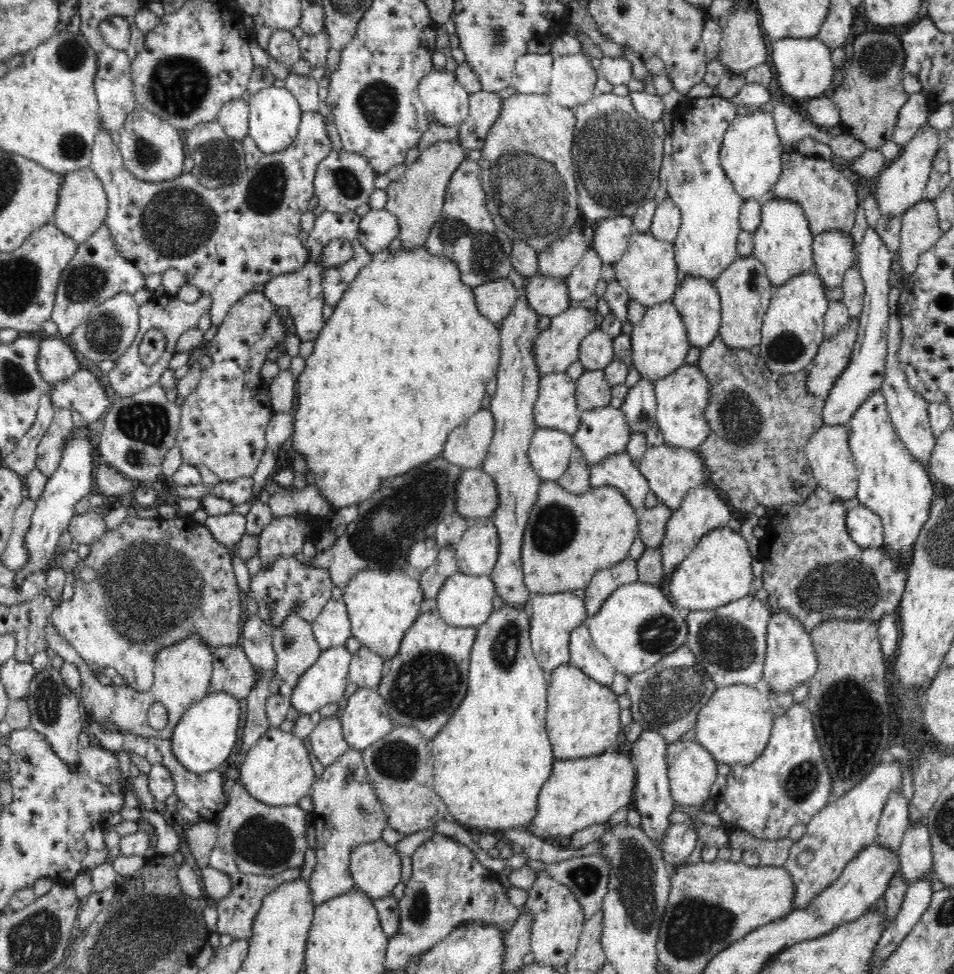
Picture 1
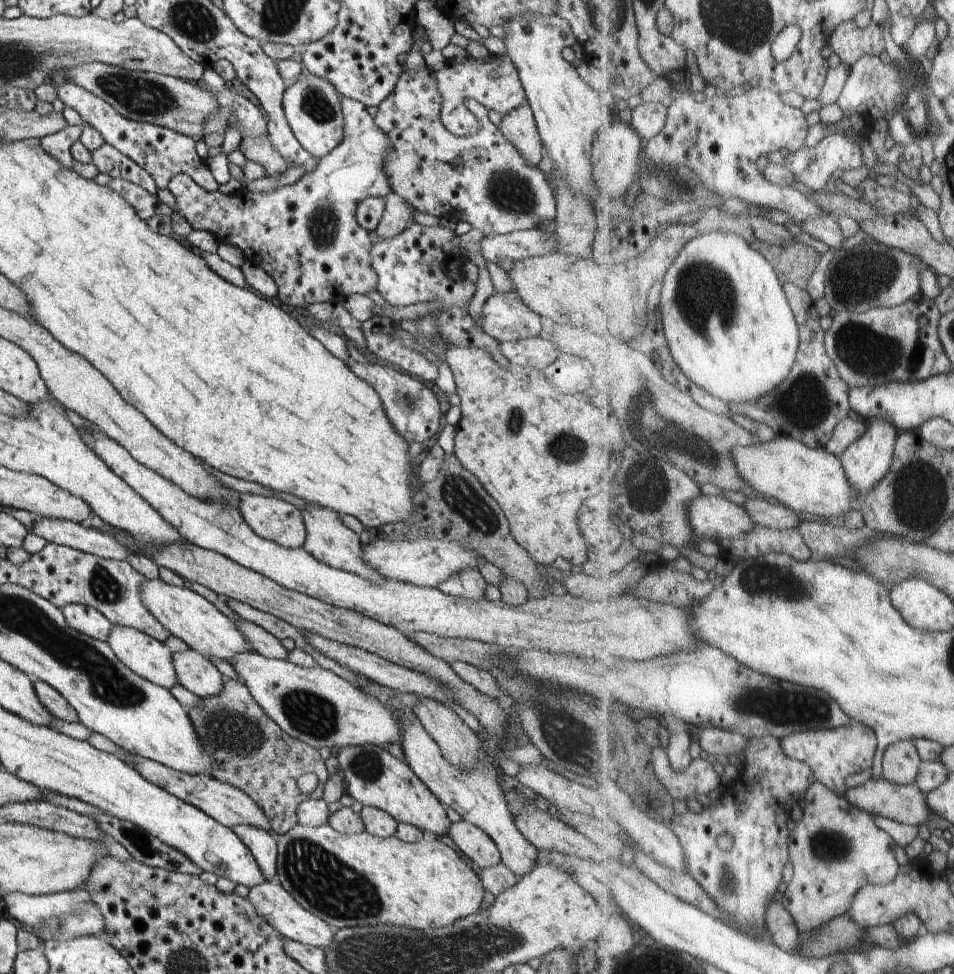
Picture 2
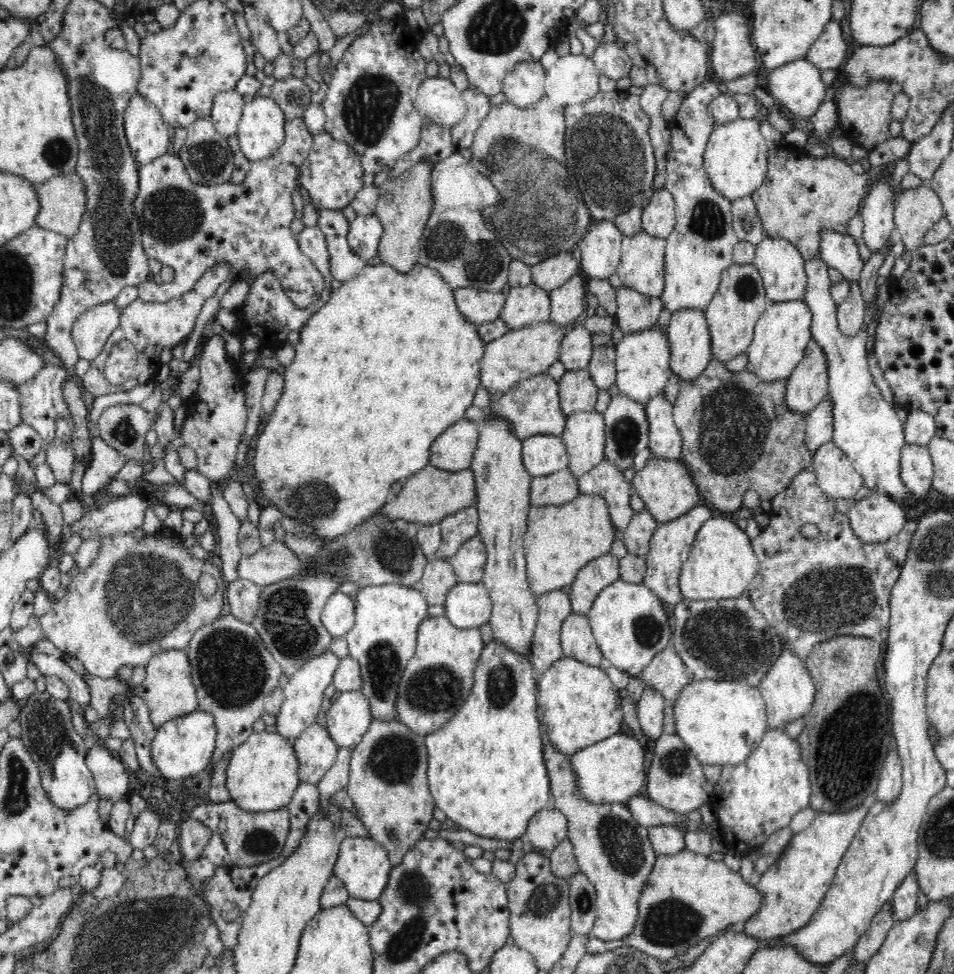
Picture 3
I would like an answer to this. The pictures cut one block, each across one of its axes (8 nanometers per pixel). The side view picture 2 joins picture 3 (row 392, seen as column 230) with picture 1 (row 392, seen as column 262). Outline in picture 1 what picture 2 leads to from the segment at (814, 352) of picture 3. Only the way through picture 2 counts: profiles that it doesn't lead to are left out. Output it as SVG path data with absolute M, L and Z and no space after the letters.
M859 318L849 319L837 336L820 342L818 352L808 367L806 387L811 394L828 397L834 382L846 370L850 362L850 354L854 348L859 332Z

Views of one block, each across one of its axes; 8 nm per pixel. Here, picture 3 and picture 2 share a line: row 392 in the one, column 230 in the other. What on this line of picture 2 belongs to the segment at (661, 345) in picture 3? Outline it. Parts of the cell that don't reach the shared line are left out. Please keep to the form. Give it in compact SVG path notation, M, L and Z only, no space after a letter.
M146 579L140 586L140 598L154 619L158 620L170 635L179 638L188 645L189 649L199 654L206 657L211 655L230 662L236 654L252 652L248 638L236 628L233 620L224 616L214 604L192 589L166 584L161 579Z

